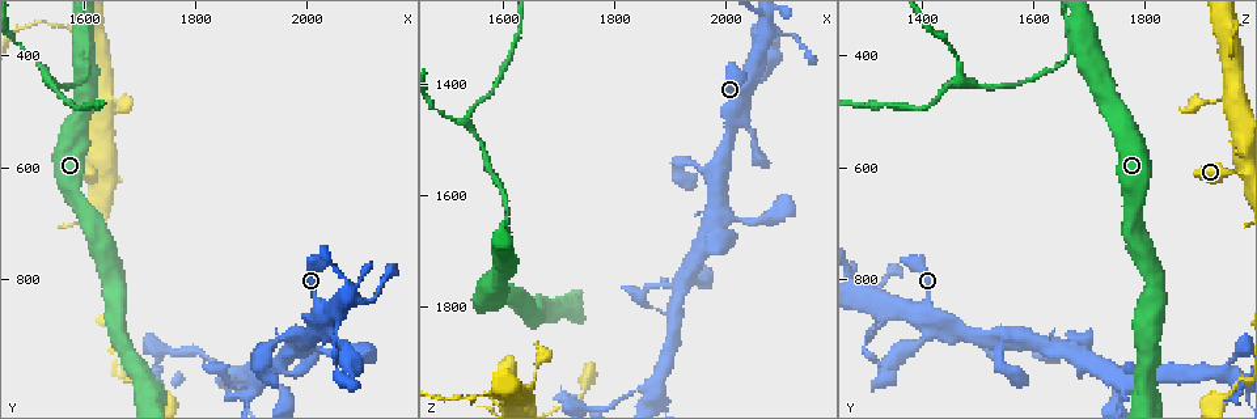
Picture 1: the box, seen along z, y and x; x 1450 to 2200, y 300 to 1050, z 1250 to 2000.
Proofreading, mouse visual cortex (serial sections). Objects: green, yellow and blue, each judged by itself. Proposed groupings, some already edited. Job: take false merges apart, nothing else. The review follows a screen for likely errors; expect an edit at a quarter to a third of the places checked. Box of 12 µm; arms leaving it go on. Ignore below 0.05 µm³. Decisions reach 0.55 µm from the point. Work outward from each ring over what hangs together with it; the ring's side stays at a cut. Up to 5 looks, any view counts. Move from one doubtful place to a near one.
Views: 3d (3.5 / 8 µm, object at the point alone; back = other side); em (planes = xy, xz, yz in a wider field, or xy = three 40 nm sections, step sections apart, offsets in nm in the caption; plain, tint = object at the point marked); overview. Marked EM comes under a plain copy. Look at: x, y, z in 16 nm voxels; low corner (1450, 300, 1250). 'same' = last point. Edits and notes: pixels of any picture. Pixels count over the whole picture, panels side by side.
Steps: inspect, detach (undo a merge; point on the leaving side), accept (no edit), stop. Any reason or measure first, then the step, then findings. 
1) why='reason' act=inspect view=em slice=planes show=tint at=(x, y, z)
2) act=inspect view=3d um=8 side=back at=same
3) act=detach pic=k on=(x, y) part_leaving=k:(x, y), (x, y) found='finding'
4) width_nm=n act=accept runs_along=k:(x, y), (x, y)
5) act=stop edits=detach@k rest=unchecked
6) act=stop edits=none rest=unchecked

why='sudden change in width' act=inspect view=3d um=3.5 at=(1575, 350, 1955)

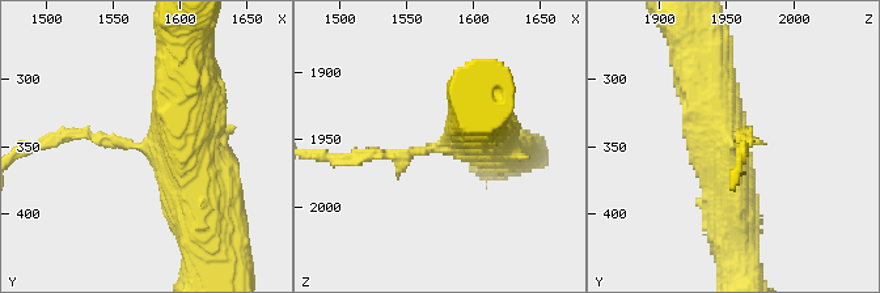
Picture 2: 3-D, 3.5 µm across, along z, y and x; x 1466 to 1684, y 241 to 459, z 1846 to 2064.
act=inspect view=em slice=xy step=2 show=tint at=(1582, 352, 1952)

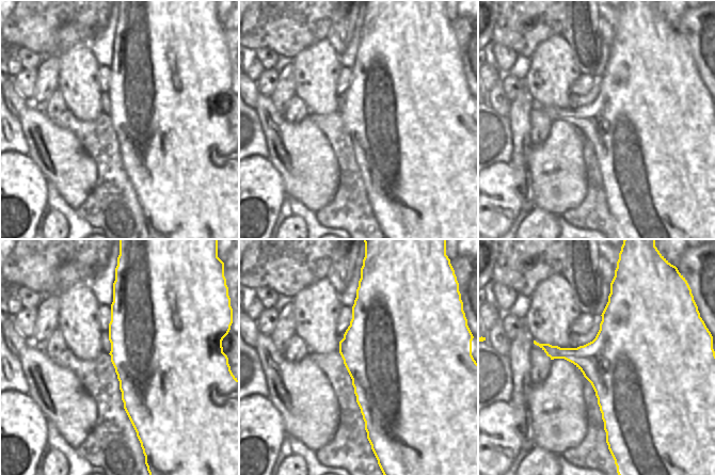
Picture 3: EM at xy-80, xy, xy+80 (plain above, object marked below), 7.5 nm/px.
act=detach pic=2 on=(87, 134) part_leaving=2:(134, 145), (89, 134), (37, 145) found='two cells meet here'

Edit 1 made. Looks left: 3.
why='see it whole again' act=inspect view=overview

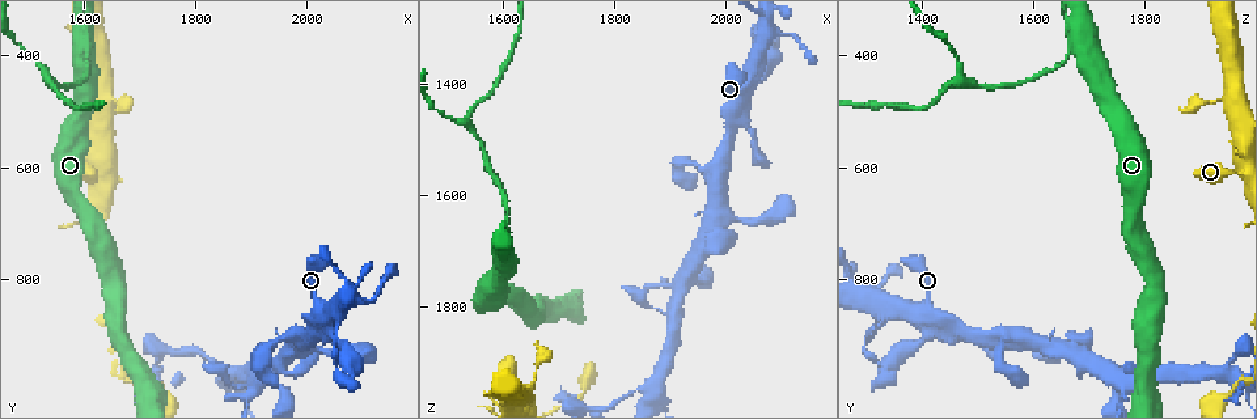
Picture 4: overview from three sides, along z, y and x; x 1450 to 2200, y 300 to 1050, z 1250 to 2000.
act=inspect view=3d um=3.5 at=(1535, 445, 1465)

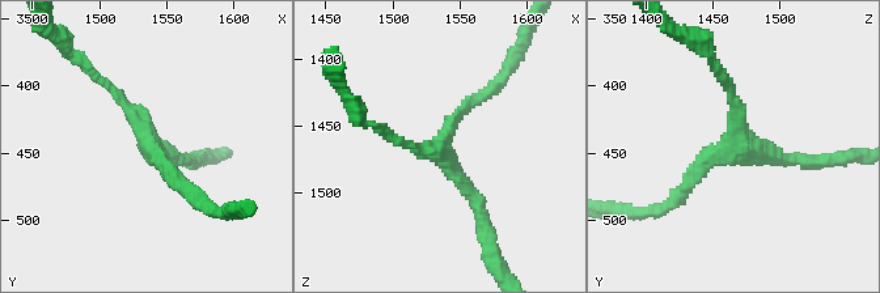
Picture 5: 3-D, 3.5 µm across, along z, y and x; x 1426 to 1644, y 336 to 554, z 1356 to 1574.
act=inspect view=em slice=xy step=3 show=tint at=(1540, 444, 1470)

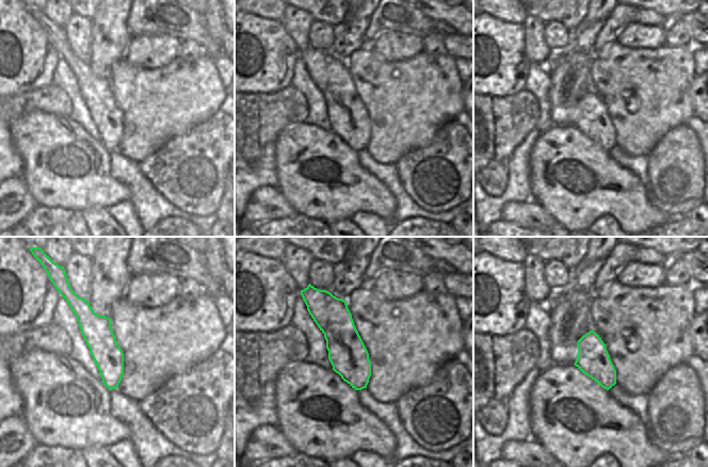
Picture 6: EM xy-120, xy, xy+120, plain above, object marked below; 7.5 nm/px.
act=accept runs_along=5:(812, 162), (724, 147), (684, 191) found='all the same cell'

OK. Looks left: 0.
act=stop edits=detach@2 rest=unchecked

